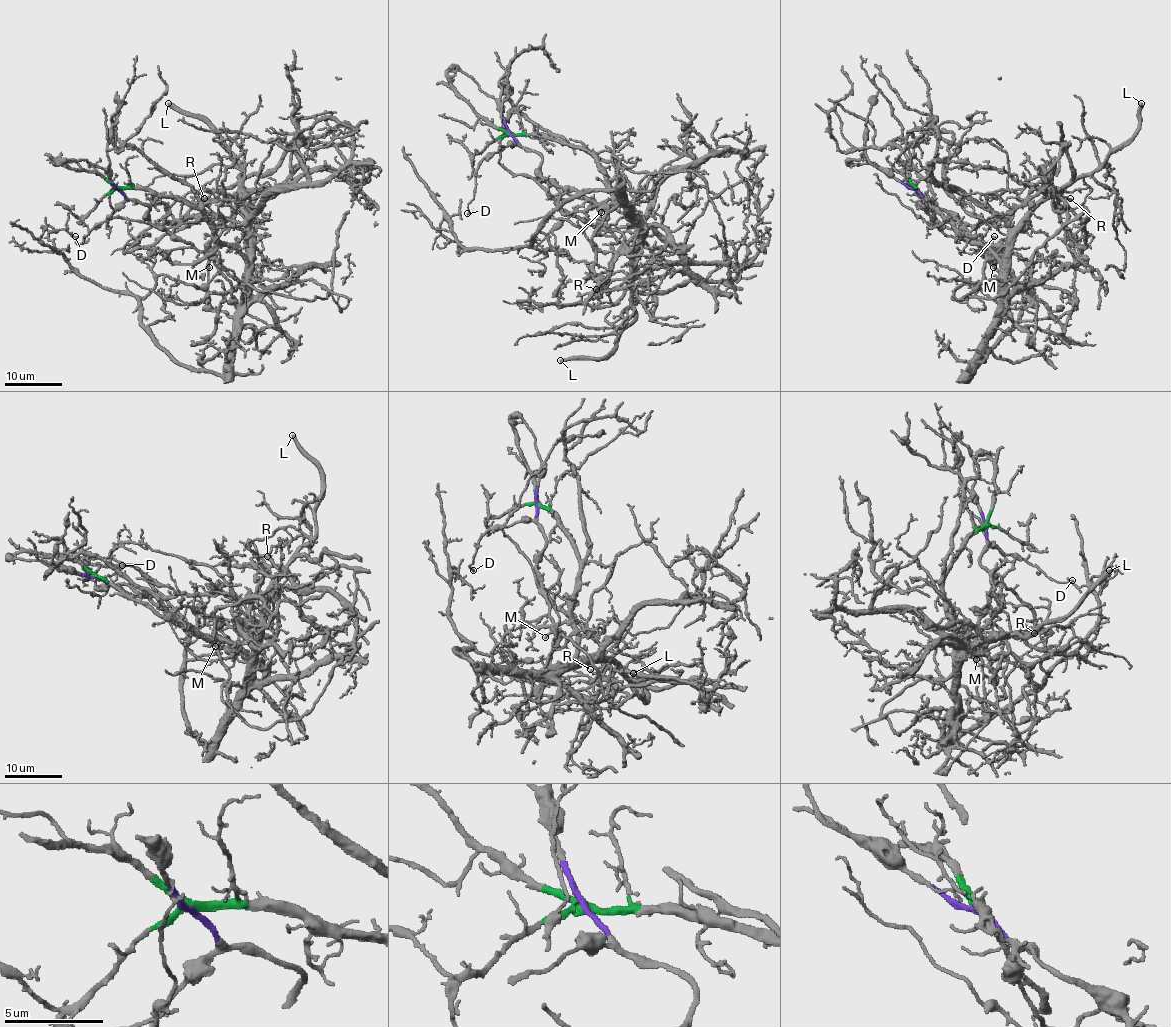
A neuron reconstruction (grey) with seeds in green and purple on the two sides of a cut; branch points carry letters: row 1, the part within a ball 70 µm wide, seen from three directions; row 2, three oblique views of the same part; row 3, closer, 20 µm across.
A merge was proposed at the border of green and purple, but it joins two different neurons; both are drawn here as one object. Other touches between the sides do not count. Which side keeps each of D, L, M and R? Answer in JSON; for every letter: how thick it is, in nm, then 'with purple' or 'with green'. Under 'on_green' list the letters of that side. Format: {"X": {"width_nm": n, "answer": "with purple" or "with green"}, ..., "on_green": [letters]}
{"D": {"width_nm": 120, "answer": "with purple"}, "L": {"width_nm": 420, "answer": "with green"}, "M": {"width_nm": 140, "answer": "with purple"}, "R": {"width_nm": 130, "answer": "with green"}, "on_green": ["L", "R"]}

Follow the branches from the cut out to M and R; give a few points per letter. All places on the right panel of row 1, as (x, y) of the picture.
M: (913, 187), (937, 209), (945, 209), (967, 232), (967, 237), (987, 256), (993, 267)
R: (915, 187), (967, 239), (983, 243), (1002, 260), (1006, 243), (1040, 203), (1060, 193), (1070, 199)

